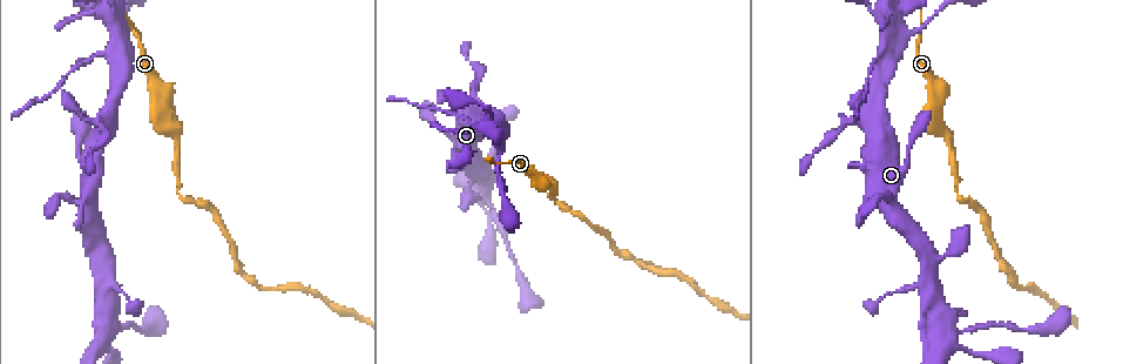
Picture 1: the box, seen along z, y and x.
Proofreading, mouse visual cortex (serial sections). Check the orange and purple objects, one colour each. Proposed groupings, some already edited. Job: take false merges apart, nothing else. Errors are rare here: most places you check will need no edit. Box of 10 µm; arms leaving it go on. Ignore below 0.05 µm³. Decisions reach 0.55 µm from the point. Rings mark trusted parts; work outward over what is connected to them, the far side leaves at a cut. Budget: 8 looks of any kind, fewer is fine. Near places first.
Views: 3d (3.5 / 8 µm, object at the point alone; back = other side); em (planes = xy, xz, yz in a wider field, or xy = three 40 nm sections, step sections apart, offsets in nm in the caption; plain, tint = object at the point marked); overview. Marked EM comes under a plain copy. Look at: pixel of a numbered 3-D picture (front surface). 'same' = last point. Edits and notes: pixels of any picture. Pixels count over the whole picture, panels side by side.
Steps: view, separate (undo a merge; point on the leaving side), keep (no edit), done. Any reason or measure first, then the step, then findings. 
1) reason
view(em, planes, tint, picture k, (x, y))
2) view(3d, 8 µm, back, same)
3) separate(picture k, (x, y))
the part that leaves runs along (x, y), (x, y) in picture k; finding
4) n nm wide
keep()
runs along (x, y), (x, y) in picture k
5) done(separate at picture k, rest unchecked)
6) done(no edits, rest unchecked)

small branch off a trunk
view(3d, 8 µm, picture 1, (870, 123))

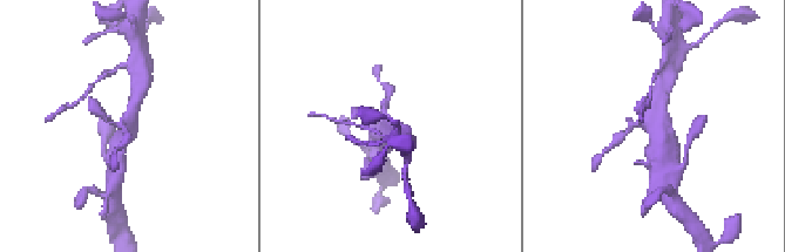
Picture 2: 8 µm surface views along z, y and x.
closer look
view(3d, 3.5 µm, same)

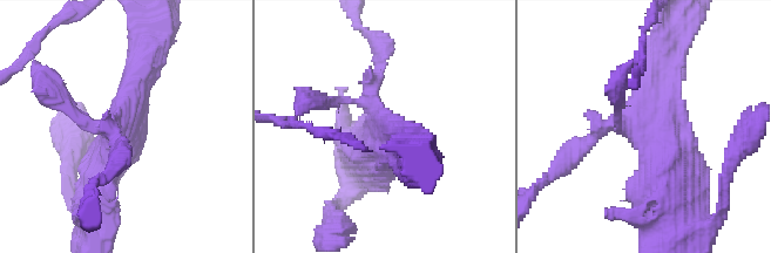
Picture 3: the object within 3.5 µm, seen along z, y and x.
4 arms; arms of 150, 200, 400, 500 nm; need the tissue
view(em, xy, step 1, tint, picture 3, (642, 133))

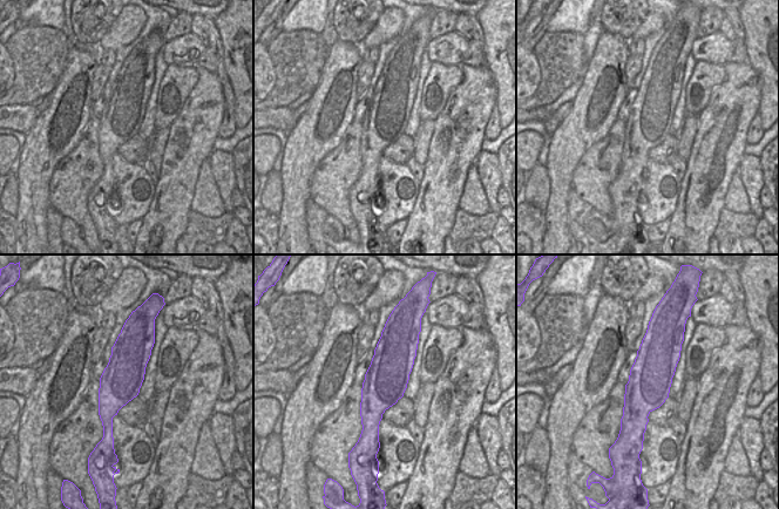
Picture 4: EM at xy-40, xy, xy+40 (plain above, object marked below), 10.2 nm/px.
440 nm wide
keep()
runs along (95, 209), (142, 65) in picture 3; one cell here

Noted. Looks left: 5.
view(em, xy, step 1, tint, picture 1, (164, 108))

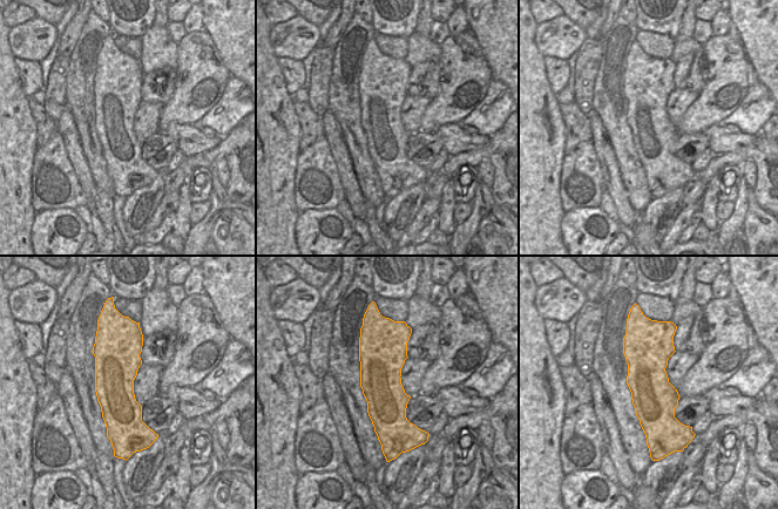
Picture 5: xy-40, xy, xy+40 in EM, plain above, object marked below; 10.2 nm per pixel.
view(3d, 3.5 µm, same)

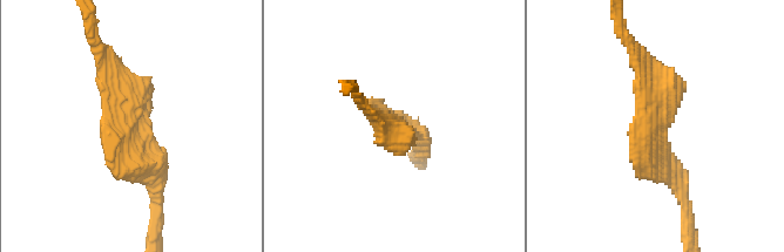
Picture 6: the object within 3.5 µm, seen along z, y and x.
keep()
runs along (99, 55), (156, 185) in picture 6; continuous, no second cell

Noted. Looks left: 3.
abrupt turn
view(3d, 3.5 µm, picture 1, (961, 196))

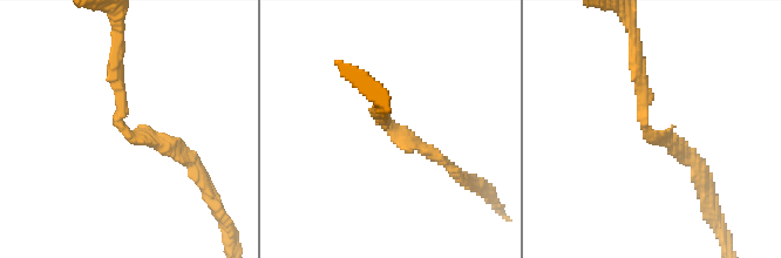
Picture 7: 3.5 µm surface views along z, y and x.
arms of 200, 200 nm
view(em, xy, step 2, tint, picture 7, (649, 129))

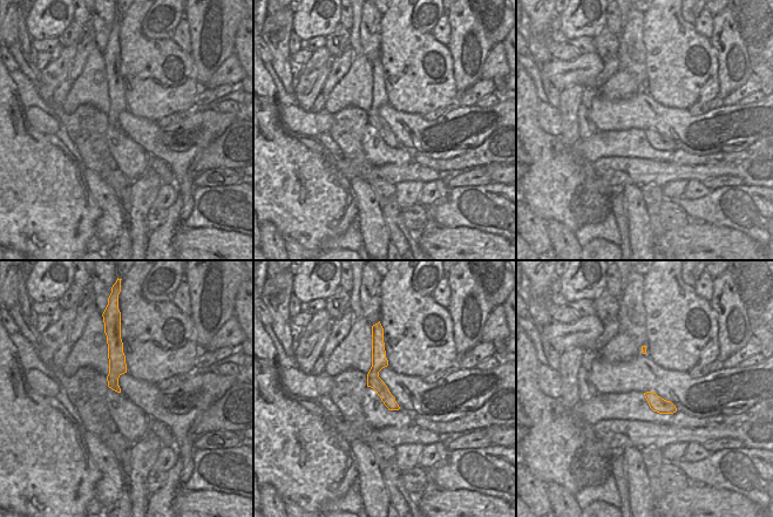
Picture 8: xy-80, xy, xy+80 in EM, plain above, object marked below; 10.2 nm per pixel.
keep()
runs along (117, 56), (124, 131), (185, 154) in picture 7; continuous, no second cell

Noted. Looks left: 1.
done(no edits, rest unchecked)

